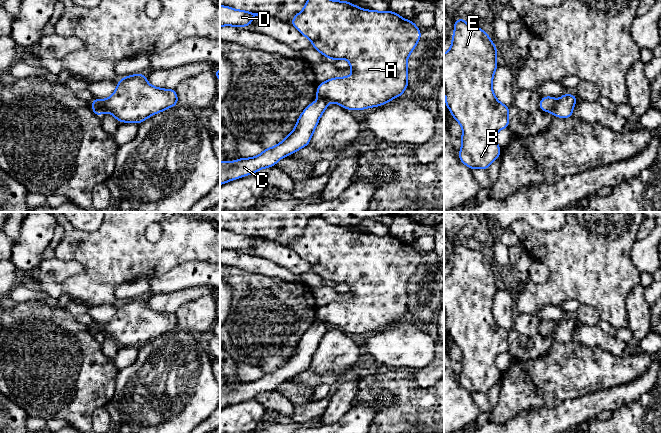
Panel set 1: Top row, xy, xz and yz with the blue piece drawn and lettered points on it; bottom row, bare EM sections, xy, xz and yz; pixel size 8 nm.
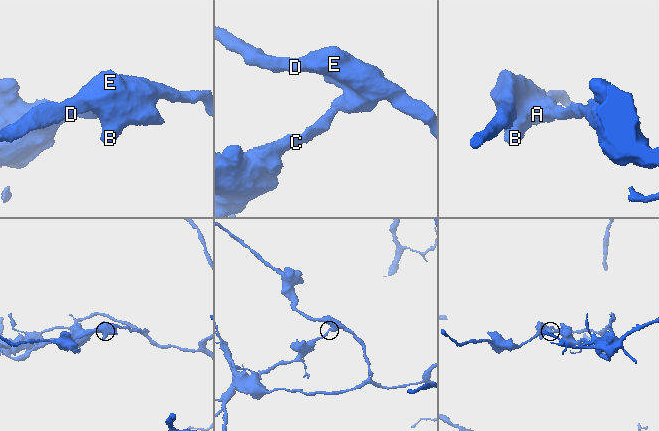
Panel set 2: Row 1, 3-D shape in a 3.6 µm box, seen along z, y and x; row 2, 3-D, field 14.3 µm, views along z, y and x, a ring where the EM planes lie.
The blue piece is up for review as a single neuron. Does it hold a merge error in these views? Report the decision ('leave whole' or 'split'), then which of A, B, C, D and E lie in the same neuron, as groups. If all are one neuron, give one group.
split; groups A B D E / C

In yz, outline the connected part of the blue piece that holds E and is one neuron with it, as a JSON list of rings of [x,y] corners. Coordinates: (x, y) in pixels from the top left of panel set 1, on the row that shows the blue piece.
[[[464,18],[455,21],[451,47],[444,54],[445,104],[462,127],[459,158],[471,170],[487,170],[500,156],[496,133],[509,126],[509,107],[498,101],[492,89],[497,56],[496,45],[481,27],[467,24]]]

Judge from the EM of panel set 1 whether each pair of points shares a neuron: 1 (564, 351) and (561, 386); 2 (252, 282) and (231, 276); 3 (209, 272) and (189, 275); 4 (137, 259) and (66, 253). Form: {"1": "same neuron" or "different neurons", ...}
{"1": "same neuron", "2": "same neuron", "3": "same neuron", "4": "same neuron"}

